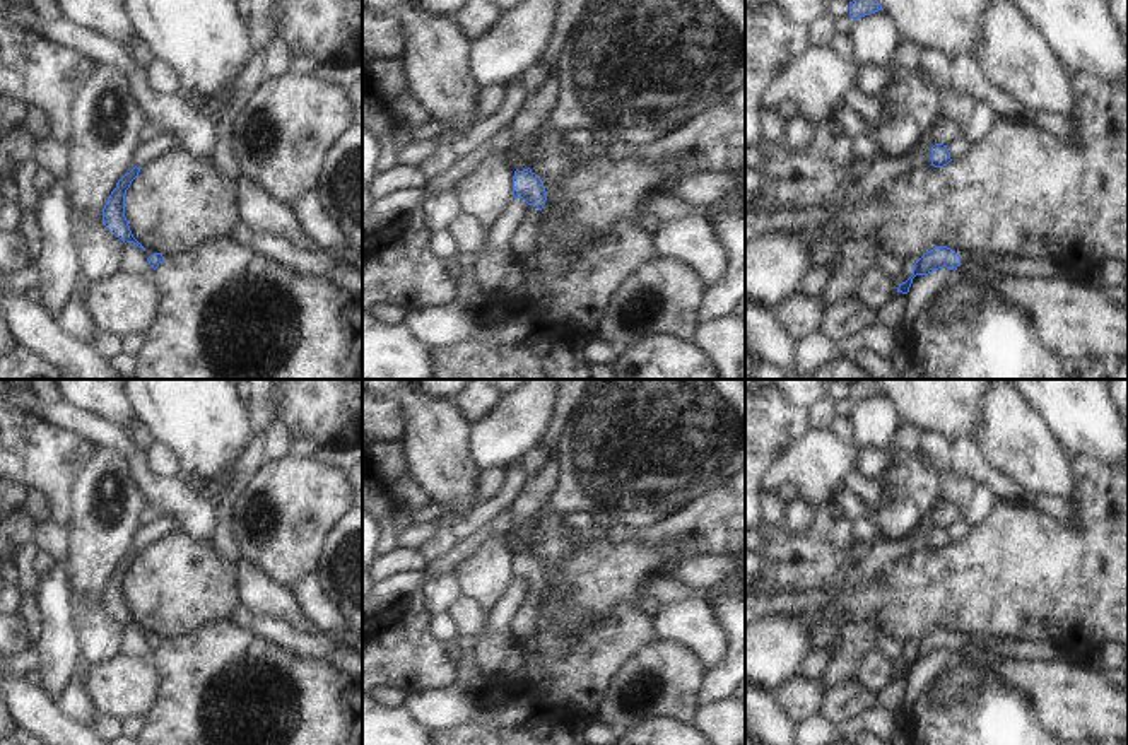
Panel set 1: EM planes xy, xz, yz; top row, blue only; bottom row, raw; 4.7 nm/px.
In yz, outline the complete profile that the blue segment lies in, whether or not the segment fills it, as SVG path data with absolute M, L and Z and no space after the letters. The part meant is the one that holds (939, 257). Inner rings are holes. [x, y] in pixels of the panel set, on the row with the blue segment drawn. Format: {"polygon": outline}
{"polygon": "M937 246L926 251L914 265L913 275L899 284L897 292L908 294L916 275L928 275L938 268L962 272L969 267L984 267L993 275L1015 275L1022 279L1060 279L1065 277L1049 258L1007 258L996 255L978 255L969 251L954 251L947 246Z"}

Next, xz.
{"polygon": "M530 167L523 171L516 169L513 176L513 197L523 198L528 203L528 208L521 226L514 232L509 249L518 261L532 265L540 210L545 205L547 191L542 179Z"}

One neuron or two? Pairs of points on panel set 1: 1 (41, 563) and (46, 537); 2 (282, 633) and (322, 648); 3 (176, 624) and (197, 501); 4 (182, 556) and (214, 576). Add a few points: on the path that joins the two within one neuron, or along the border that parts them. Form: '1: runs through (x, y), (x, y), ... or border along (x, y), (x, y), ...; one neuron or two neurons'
1: border along (40, 549), (57, 563); two neurons
2: runs through (293, 639), (311, 646); one neuron
3: border along (180, 530), (211, 545); two neurons
4: runs through (190, 564), (205, 576); one neuron

